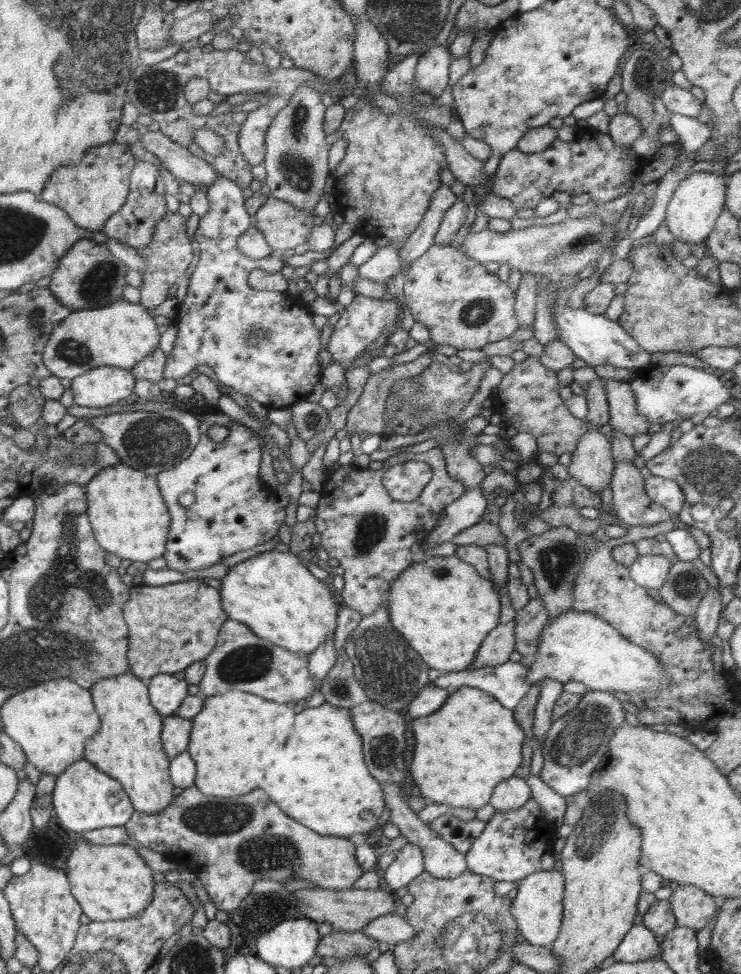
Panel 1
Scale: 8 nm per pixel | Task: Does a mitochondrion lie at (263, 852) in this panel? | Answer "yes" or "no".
yes

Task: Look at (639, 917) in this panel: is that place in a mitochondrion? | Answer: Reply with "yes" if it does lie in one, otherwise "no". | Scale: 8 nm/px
no

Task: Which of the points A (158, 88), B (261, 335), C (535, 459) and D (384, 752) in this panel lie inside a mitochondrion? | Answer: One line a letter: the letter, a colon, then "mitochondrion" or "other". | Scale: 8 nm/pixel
A: mitochondrion
B: mitochondrion
C: other
D: mitochondrion

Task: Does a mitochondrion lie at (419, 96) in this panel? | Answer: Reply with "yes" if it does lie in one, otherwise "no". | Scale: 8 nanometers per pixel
yes

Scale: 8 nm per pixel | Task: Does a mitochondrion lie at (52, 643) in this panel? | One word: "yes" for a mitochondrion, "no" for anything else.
yes

